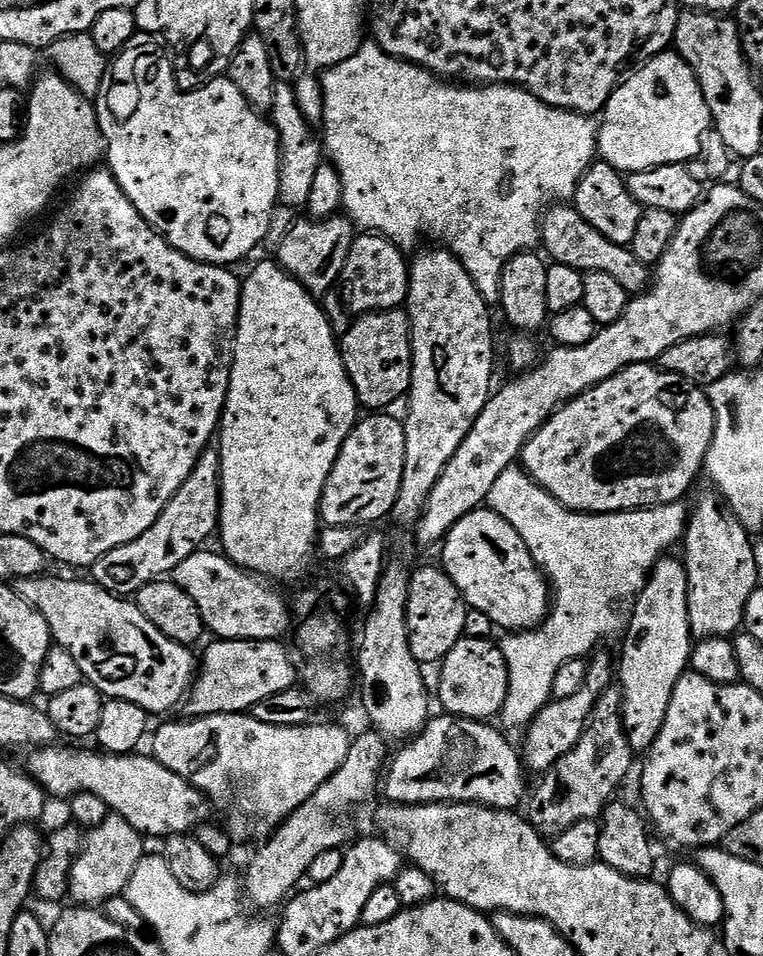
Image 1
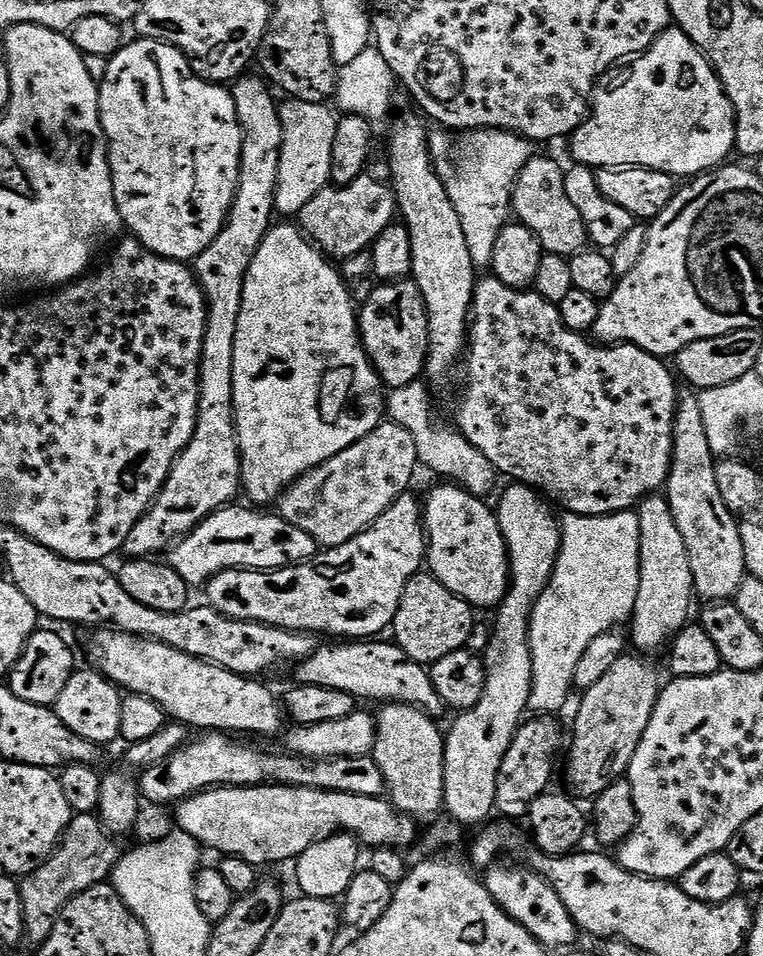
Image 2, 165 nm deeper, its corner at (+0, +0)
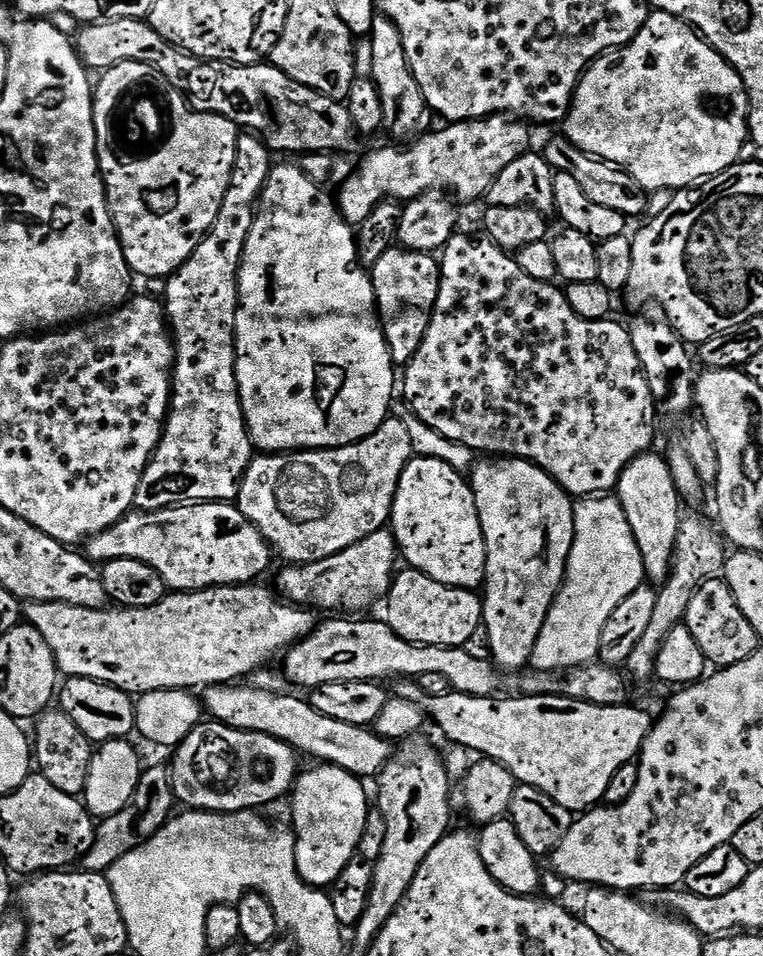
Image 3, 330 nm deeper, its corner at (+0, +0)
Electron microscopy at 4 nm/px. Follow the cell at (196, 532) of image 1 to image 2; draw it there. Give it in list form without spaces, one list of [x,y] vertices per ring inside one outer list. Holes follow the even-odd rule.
[[[245,74],[239,77],[230,88],[234,98],[234,110],[238,114],[238,122],[242,130],[242,154],[238,170],[238,186],[234,194],[234,202],[228,211],[228,221],[224,223],[224,229],[216,235],[214,242],[210,242],[210,246],[206,246],[206,250],[202,250],[202,254],[194,261],[196,280],[208,300],[208,329],[200,359],[200,409],[194,438],[190,438],[186,450],[174,462],[152,507],[130,530],[130,538],[126,538],[122,549],[123,555],[128,558],[156,558],[161,555],[159,552],[167,553],[177,540],[189,536],[210,514],[231,505],[235,501],[232,499],[236,495],[239,497],[242,492],[240,447],[236,437],[234,414],[234,334],[238,334],[238,314],[242,306],[242,290],[246,282],[246,274],[250,270],[250,262],[254,262],[254,254],[258,254],[258,246],[262,246],[269,228],[273,227],[272,216],[277,215],[275,192],[279,180],[279,154],[282,153],[283,136],[280,104],[272,97],[273,89],[269,81],[263,75],[255,75]]]

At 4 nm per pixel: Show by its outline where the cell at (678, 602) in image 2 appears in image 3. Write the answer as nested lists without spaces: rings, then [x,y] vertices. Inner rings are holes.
[[[652,455],[634,458],[634,462],[630,462],[630,466],[626,466],[621,474],[614,492],[626,514],[626,522],[630,522],[630,530],[634,530],[634,542],[638,542],[638,550],[642,554],[644,575],[653,585],[660,586],[672,575],[672,559],[682,519],[682,501],[674,486],[667,459],[663,455]]]

